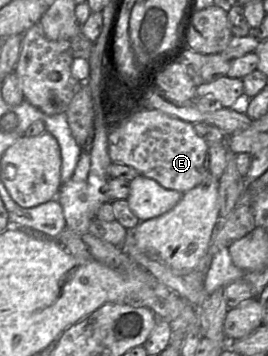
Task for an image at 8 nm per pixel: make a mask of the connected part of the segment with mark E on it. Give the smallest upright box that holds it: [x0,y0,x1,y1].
[108,107,210,193]

